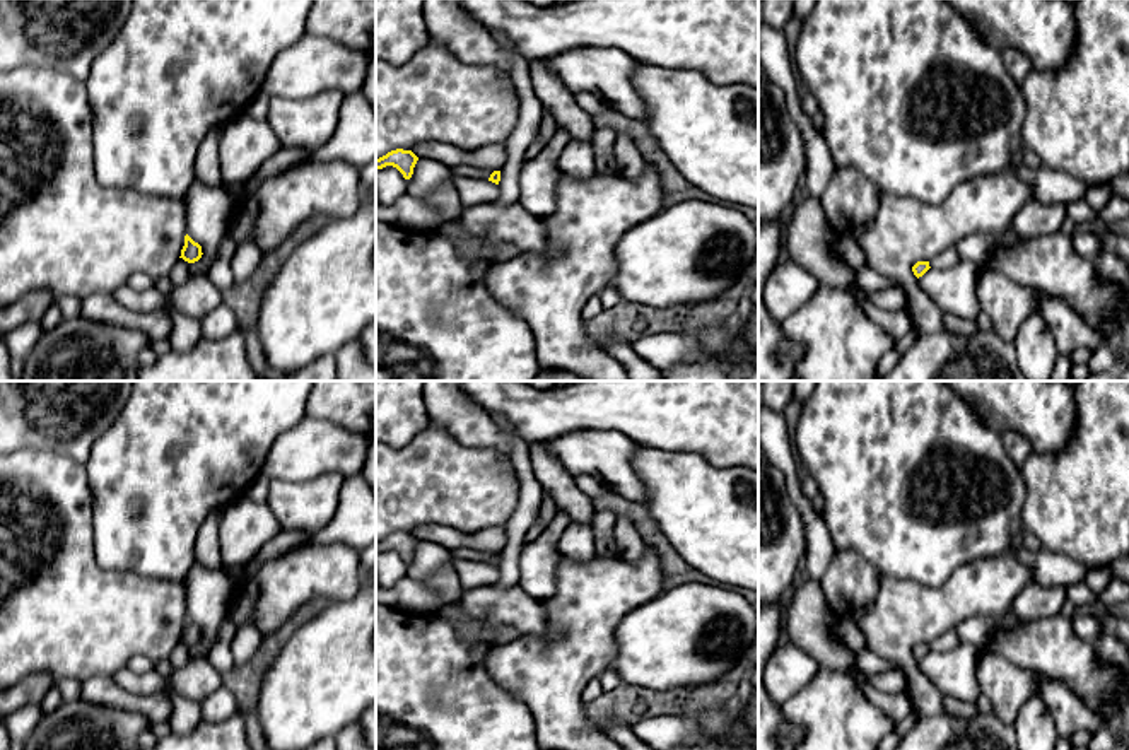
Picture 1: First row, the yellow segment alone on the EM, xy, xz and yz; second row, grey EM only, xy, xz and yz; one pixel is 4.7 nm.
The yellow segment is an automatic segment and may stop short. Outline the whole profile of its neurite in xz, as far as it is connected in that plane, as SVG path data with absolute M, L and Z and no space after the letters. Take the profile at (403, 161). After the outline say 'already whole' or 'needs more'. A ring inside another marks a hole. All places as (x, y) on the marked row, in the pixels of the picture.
M396 149L376 159L376 171L386 166L396 167L405 179L410 179L418 157L412 150Z | already whole

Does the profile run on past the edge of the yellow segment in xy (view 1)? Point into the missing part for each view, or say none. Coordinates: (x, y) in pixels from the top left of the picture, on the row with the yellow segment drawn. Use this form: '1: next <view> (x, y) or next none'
1: next none

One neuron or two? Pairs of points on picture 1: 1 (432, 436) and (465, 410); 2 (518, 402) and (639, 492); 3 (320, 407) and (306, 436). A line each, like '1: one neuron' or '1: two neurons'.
1: two neurons
2: two neurons
3: two neurons

